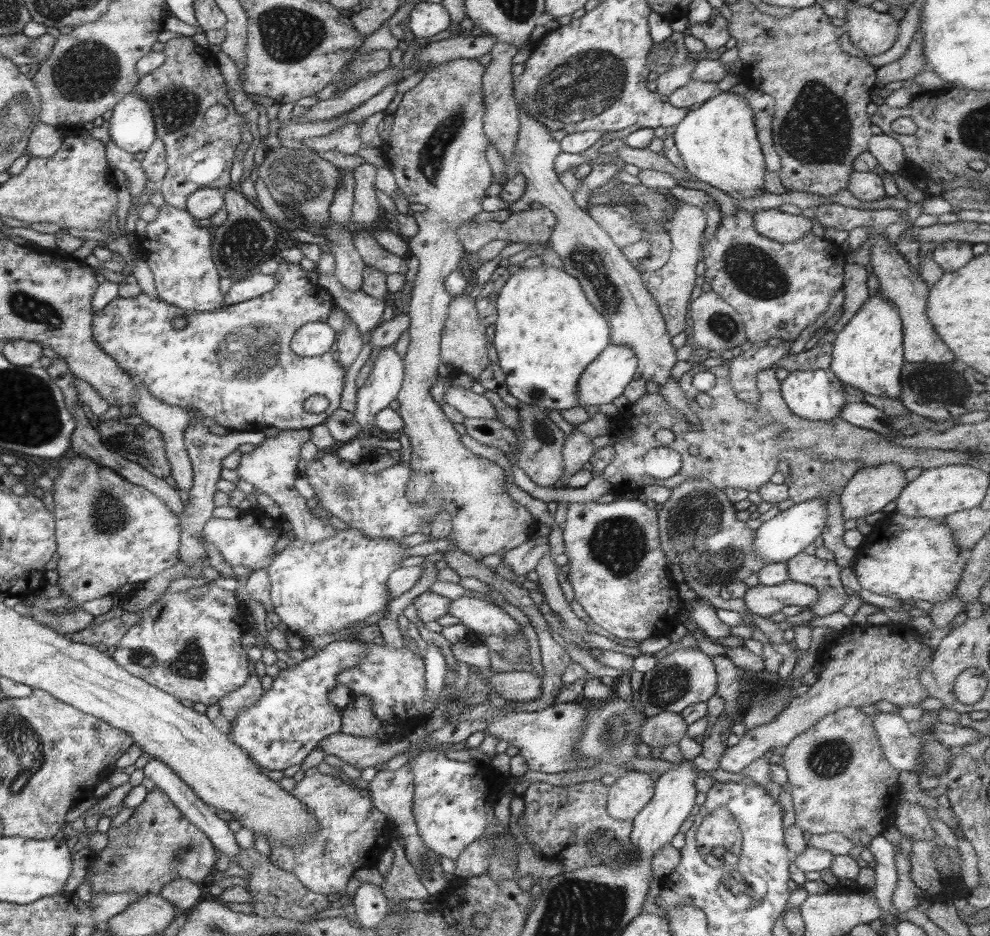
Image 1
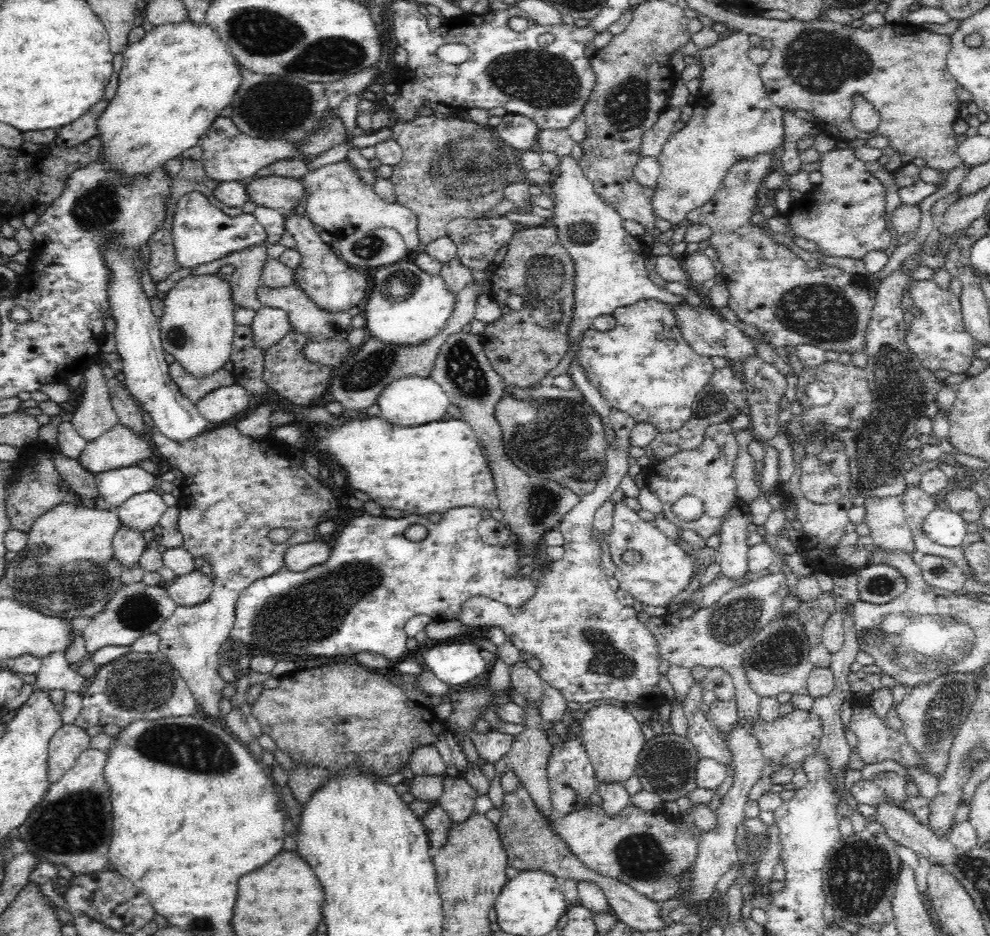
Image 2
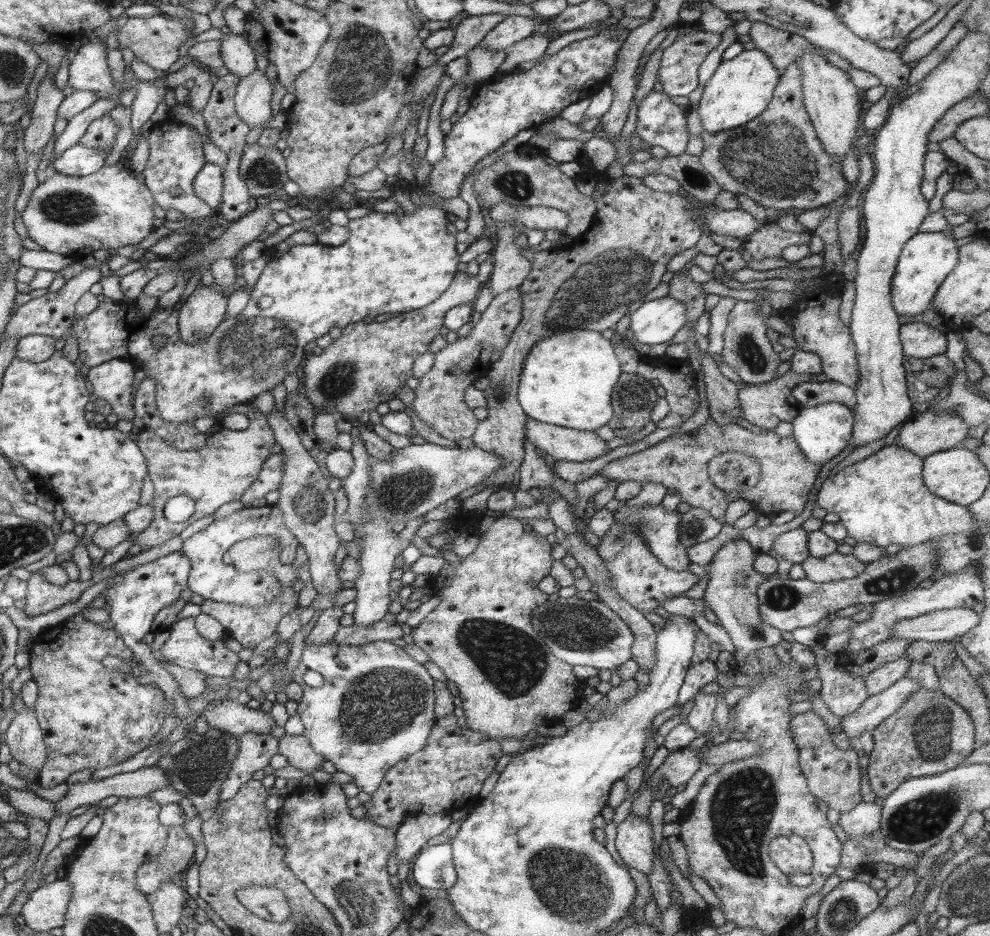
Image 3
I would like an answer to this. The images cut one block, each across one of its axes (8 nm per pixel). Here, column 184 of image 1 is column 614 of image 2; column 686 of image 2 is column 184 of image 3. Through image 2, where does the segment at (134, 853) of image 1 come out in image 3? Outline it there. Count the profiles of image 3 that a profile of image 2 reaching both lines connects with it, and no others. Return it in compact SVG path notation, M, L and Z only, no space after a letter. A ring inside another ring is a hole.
M167 826L167 846L163 846L163 854L139 866L135 874L135 886L143 896L155 894L155 890L163 888L163 882L171 882L171 878L183 872L193 856L193 840L183 832L181 826Z

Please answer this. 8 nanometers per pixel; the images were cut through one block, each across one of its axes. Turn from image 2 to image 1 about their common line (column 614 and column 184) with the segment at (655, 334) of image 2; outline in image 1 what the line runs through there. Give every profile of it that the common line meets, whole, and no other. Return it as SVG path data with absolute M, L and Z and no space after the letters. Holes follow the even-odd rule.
M279 262L273 276L277 278L277 286L269 294L243 304L215 308L211 312L183 310L143 292L135 298L117 296L103 308L95 310L93 338L131 380L141 382L147 392L155 396L155 400L167 406L177 406L185 412L199 412L201 418L209 418L213 424L231 432L261 432L267 428L277 428L279 432L311 430L327 422L327 418L331 418L333 410L339 406L339 392L343 388L347 370L343 370L331 358L331 352L307 358L297 356L289 344L295 340L293 336L303 324L327 322L335 302L327 290L315 286L307 278L307 272L299 264ZM173 318L185 318L185 326L171 330ZM311 396L323 396L329 402L329 408L321 414L309 414L303 408L303 402Z

